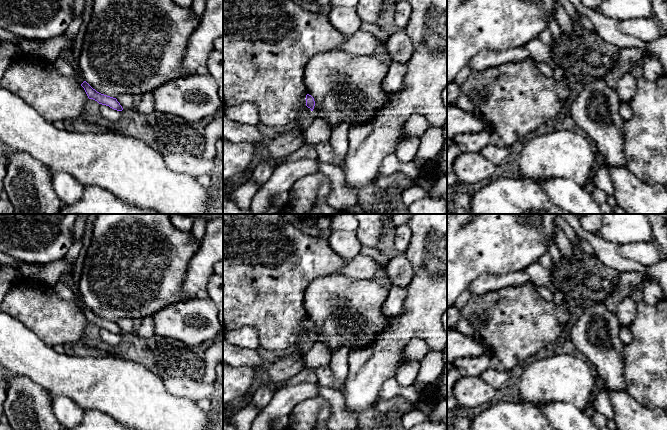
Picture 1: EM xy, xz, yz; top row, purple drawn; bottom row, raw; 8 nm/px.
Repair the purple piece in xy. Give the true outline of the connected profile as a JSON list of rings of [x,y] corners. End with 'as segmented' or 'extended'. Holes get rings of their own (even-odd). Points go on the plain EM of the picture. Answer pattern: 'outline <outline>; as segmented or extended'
outline [[[79,295],[73,300],[84,312],[89,323],[97,325],[99,328],[109,330],[110,332],[122,335],[123,332],[116,322],[101,318],[93,313],[80,299]]]; extended

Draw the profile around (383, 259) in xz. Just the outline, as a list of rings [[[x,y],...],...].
[[[363,246],[361,248],[360,254],[372,257],[373,259],[375,259],[377,262],[379,262],[385,267],[387,267],[391,261],[388,258],[388,255],[380,254],[375,248],[372,247]]]

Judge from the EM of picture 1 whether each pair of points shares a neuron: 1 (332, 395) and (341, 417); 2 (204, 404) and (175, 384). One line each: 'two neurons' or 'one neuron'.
1: one neuron
2: two neurons

